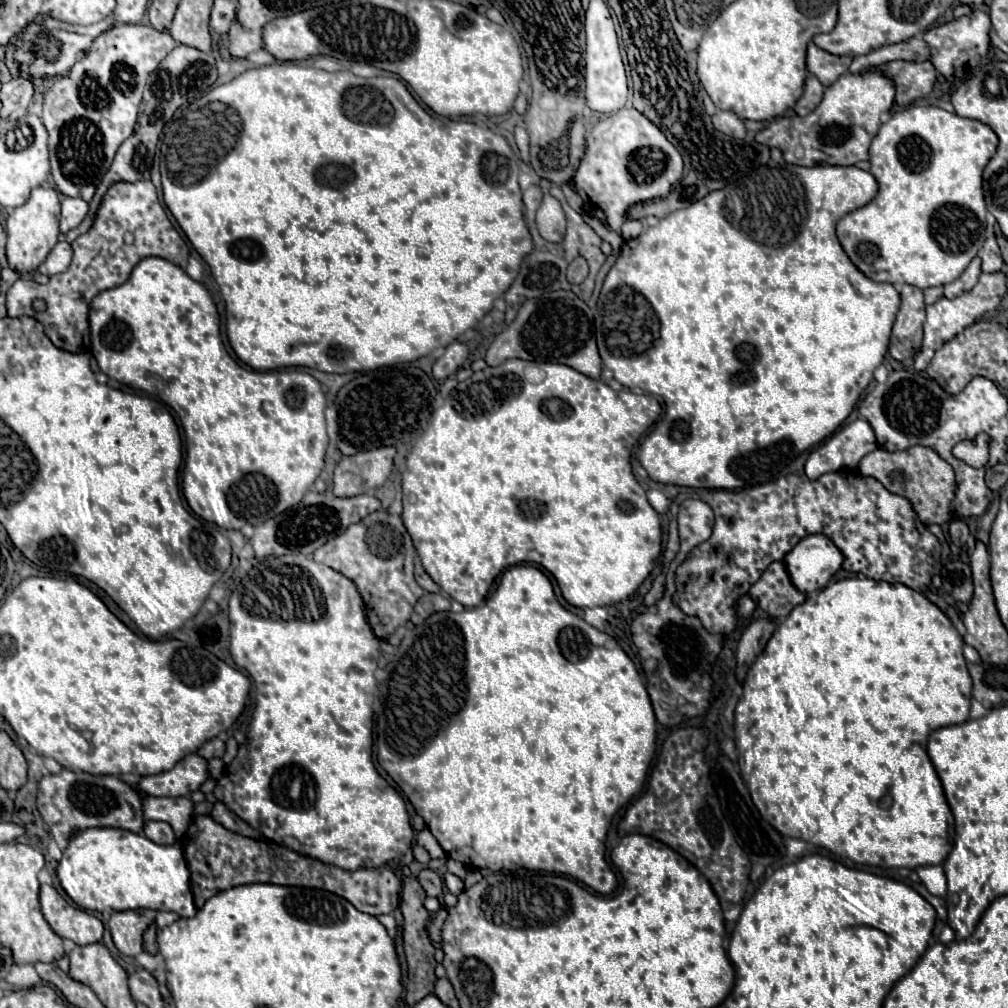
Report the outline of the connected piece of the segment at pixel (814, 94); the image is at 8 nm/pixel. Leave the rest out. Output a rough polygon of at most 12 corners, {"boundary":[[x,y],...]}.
{"boundary":[[808,75],[796,115],[814,111],[824,93],[822,83]]}

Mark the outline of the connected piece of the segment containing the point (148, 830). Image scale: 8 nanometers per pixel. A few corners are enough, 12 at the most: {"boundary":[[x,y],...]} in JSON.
{"boundary":[[146,821],[142,831],[160,845],[176,841],[172,827],[164,821]]}

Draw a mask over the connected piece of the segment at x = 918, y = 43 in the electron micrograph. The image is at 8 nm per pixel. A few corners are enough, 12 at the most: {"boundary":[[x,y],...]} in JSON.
{"boundary":[[924,39],[880,47],[854,57],[848,71],[876,67],[888,61],[930,61]]}

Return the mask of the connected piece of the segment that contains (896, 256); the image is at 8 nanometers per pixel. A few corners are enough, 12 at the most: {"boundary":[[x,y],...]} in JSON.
{"boundary":[[940,107],[870,145],[836,235],[872,281],[952,283],[984,245],[996,133]]}

